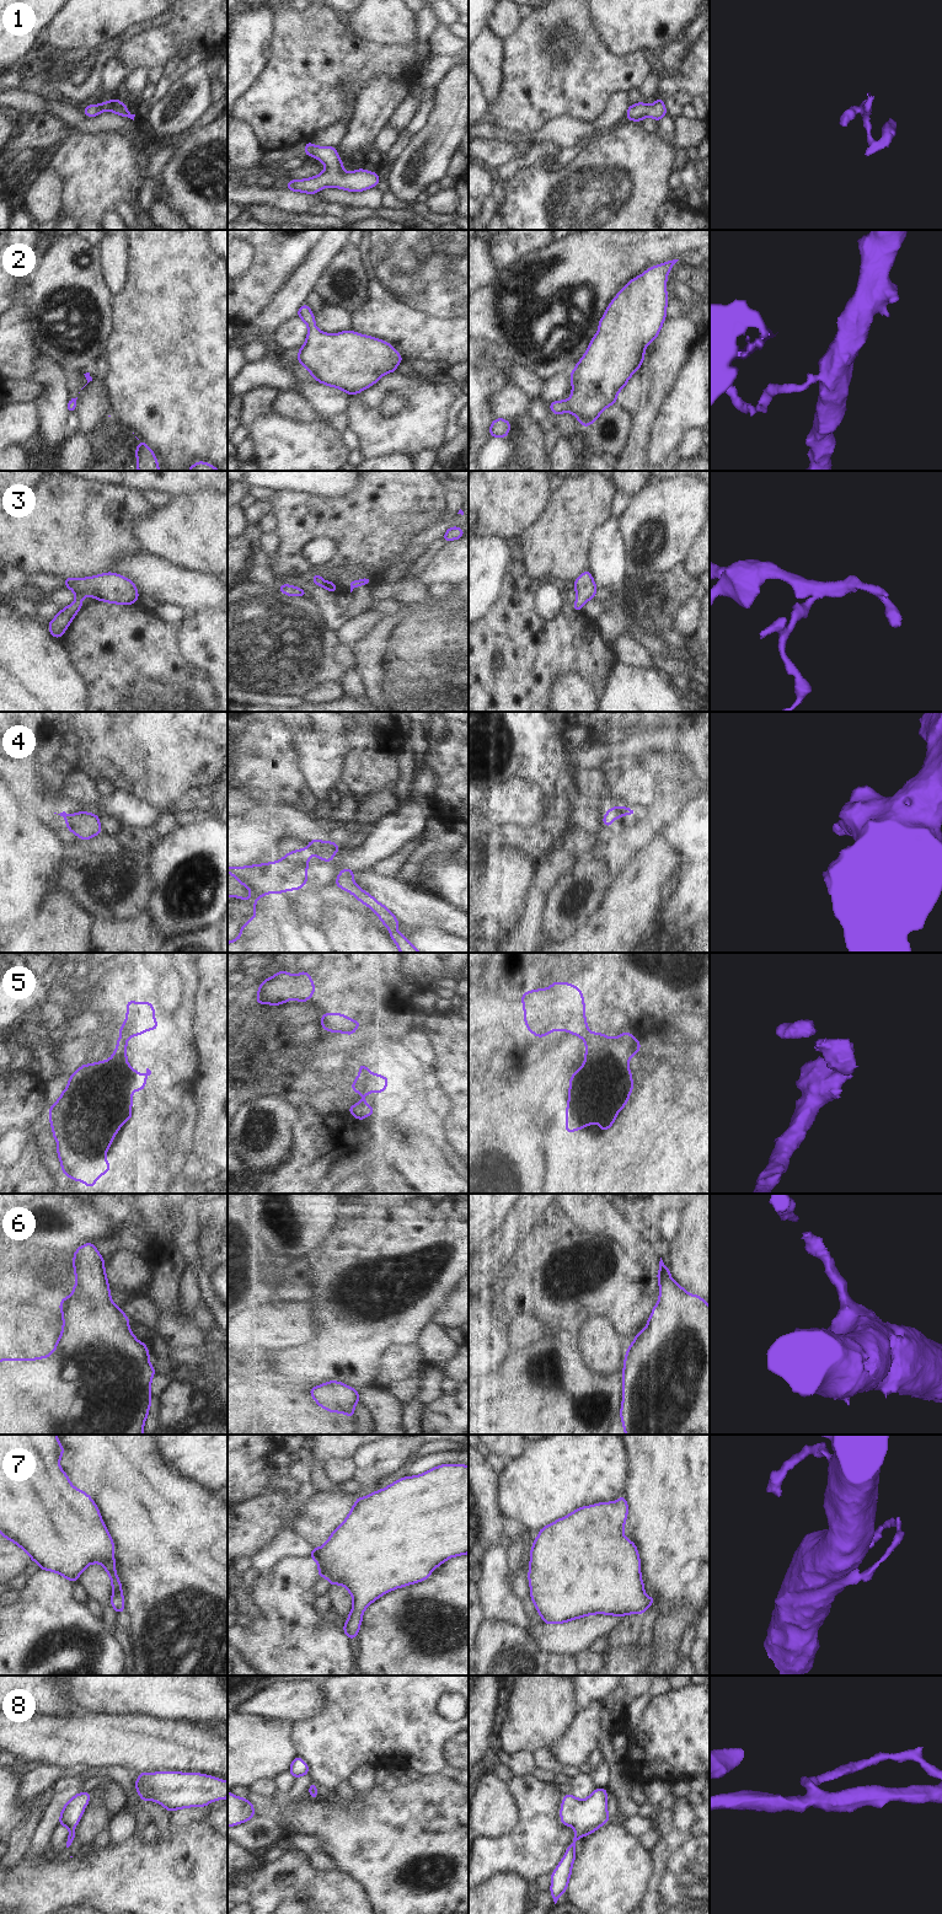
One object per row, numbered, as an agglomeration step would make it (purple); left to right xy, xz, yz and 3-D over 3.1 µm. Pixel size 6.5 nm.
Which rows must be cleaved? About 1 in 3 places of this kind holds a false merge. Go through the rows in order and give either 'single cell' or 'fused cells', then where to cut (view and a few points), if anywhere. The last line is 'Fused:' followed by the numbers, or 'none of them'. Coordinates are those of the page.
1: single cell | no cut
2: single cell | no cut
3: single cell | no cut
4: fused cells | xz (306, 848), (310, 852)
5: fused cells | xy (121, 1035), (128, 1038)
6: single cell | no cut
7: single cell | no cut
8: single cell | no cut
Fused: 4, 5

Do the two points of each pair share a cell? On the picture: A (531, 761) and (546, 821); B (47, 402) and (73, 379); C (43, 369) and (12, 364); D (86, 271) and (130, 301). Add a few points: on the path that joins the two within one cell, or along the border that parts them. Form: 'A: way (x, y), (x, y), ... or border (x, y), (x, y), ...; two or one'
A: way (546, 776), (552, 782), (552, 807); one
B: border (64, 374), (64, 390), (69, 398); two
C: border (42, 357), (36, 364), (32, 380); two
D: border (113, 296), (111, 304), (112, 326); two

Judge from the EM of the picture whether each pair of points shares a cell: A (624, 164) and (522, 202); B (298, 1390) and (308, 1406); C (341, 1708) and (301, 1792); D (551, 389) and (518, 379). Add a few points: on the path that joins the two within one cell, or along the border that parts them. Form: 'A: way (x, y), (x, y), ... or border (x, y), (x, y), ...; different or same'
A: way (598, 181), (557, 180), (547, 189); same
B: way (301, 1394), (308, 1403); same
C: border (308, 1774), (312, 1781); different
D: border (545, 381), (536, 397); different

